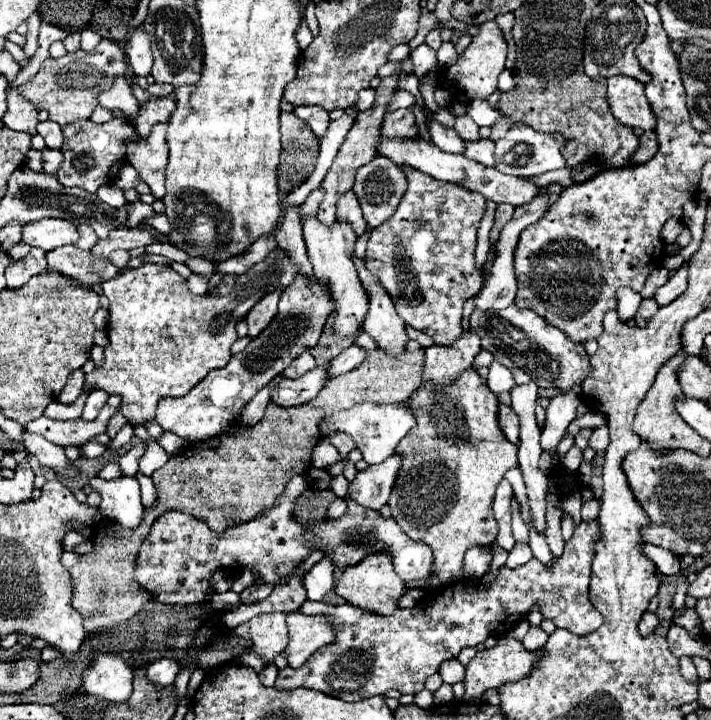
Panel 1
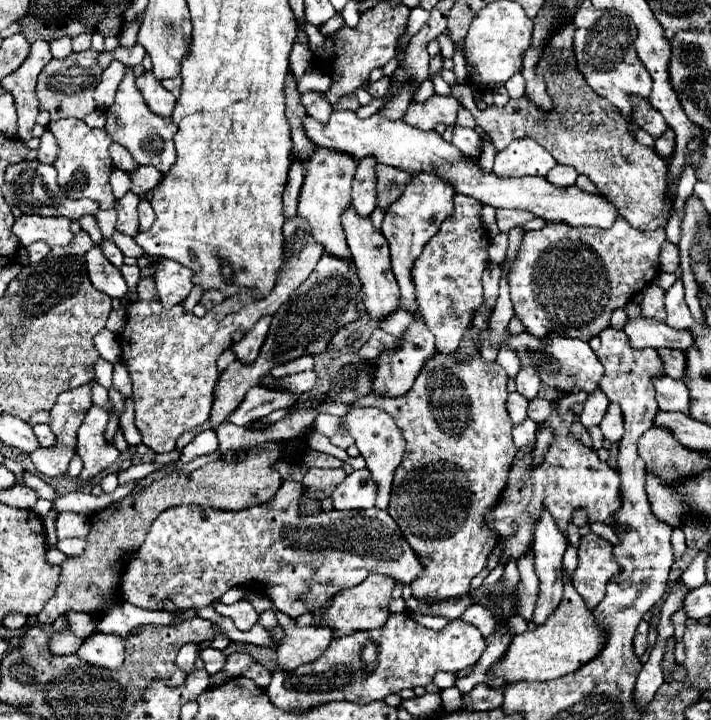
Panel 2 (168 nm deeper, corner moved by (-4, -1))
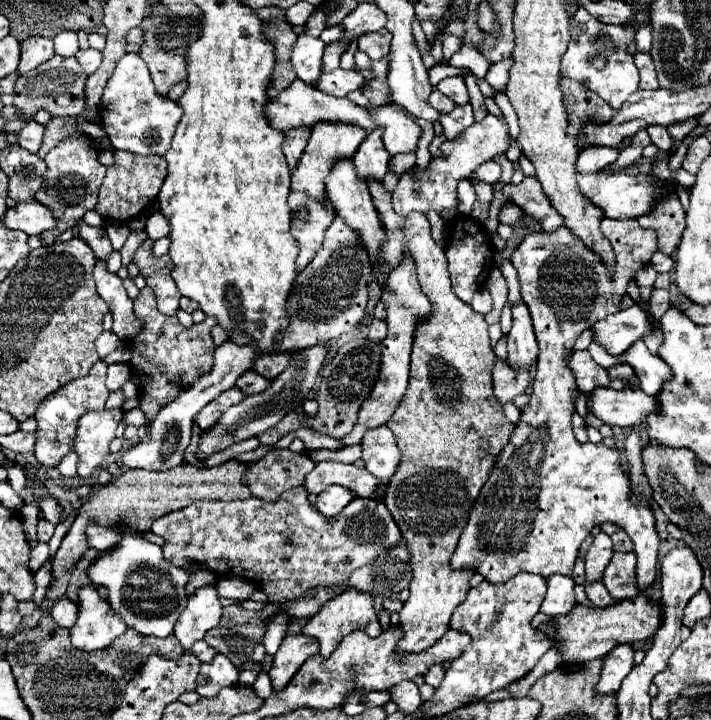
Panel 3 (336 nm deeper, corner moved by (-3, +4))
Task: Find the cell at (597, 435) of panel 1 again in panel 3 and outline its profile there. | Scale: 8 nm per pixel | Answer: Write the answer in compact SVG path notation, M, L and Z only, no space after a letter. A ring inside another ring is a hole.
M596 387L592 395L586 397L586 407L606 425L632 427L658 411L658 401L642 393L642 389L616 391L612 387Z

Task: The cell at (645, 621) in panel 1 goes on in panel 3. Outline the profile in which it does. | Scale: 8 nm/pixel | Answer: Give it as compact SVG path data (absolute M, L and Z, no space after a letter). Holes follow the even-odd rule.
M628 643L618 645L610 653L606 653L606 657L602 657L600 681L598 681L598 687L594 687L594 693L598 693L598 695L618 693L622 679L634 667L632 657L634 657L634 649Z

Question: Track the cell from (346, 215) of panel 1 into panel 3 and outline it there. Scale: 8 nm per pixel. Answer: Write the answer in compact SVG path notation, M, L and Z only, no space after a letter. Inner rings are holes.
M374 129L374 133L370 133L362 141L362 145L354 153L352 161L362 179L374 177L380 181L386 175L390 155L386 153L386 147L382 145L382 129Z

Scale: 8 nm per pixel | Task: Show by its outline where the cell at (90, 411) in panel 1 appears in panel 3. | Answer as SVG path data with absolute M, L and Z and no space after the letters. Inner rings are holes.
M102 409L80 417L74 437L80 477L88 477L104 465L110 455L108 445L116 437L114 431L122 421L122 415L122 409Z

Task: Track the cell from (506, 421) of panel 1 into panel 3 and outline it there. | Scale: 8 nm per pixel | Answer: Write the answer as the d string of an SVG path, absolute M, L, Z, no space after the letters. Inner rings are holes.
M496 357L492 379L494 379L494 395L502 405L512 401L516 395L522 395L530 385L530 373L526 369L518 371L506 359L500 357Z

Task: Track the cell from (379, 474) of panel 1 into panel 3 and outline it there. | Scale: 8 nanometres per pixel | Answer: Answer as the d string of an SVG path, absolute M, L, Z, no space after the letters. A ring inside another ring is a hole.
M330 485L326 491L322 491L316 499L316 509L324 515L324 517L334 517L338 515L350 501L354 499L354 495L348 489L342 489L340 485Z

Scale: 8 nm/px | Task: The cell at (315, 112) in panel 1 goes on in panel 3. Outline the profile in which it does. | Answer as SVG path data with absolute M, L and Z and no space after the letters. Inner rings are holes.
M306 33L298 35L292 51L292 65L296 69L298 79L312 85L322 75L320 71L322 53L324 53L324 43L320 37L312 37Z

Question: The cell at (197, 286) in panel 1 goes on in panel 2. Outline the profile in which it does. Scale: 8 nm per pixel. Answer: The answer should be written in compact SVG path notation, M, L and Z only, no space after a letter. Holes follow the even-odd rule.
M161 260L157 264L157 272L155 272L155 284L157 284L157 292L161 296L161 304L167 308L167 298L171 304L179 304L183 302L191 288L193 288L193 282L191 282L191 272L181 266L181 264L173 264L171 270L169 270L169 280L167 280L167 260Z

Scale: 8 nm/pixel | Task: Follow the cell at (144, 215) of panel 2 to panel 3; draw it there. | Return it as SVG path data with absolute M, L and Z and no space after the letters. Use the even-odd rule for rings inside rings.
M156 211L156 213L152 213L148 217L148 221L146 221L146 233L154 241L160 239L160 237L166 237L170 233L170 225L168 225L166 217L160 211Z

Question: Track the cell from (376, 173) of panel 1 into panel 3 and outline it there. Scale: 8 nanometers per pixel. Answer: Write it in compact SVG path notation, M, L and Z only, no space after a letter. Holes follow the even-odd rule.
M402 153L402 157L392 157L392 161L390 161L390 167L396 175L402 175L406 169L410 169L414 165L416 165L416 155L414 153L408 153L408 155Z

